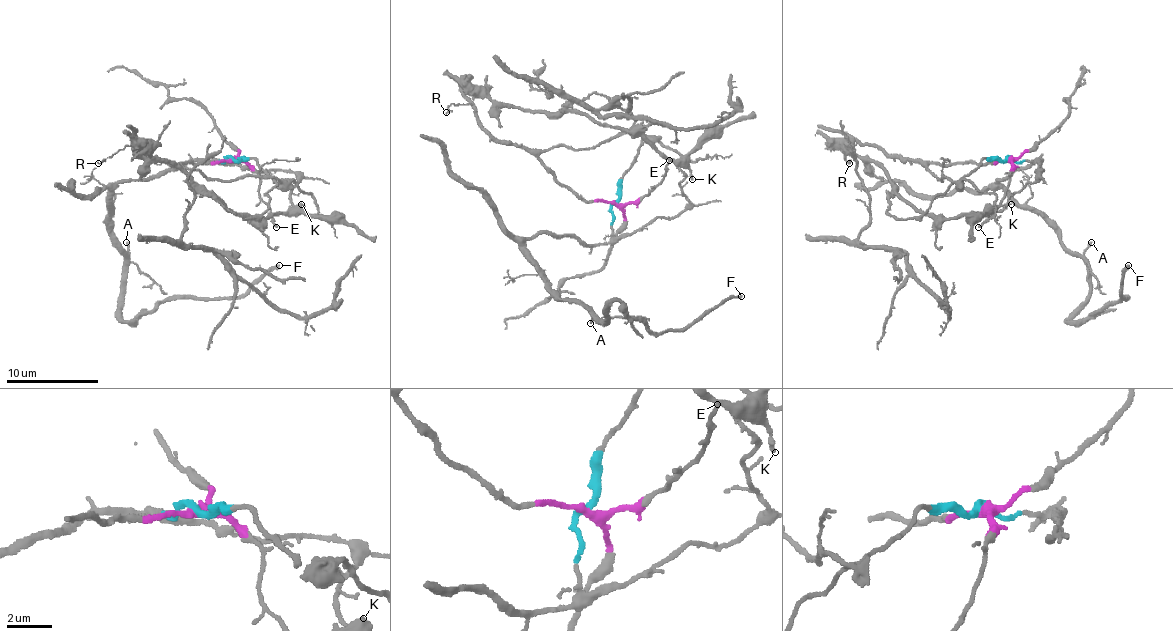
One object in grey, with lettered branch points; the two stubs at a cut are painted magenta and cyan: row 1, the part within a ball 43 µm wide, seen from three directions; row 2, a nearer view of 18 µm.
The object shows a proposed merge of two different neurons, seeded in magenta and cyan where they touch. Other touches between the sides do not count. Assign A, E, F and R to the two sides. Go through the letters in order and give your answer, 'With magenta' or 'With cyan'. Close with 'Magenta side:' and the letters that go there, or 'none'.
A: With cyan
E: With magenta
F: With cyan
R: With magenta
Magenta side: E, R

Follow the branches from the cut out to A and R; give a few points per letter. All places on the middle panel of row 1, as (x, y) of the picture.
A: (615, 203), (607, 242), (588, 245), (571, 235), (536, 233), (524, 247), (552, 291), (593, 314), (590, 323)
R: (615, 203), (582, 201), (527, 150), (500, 143), (480, 124), (477, 111), (471, 104), (450, 104), (446, 113)

